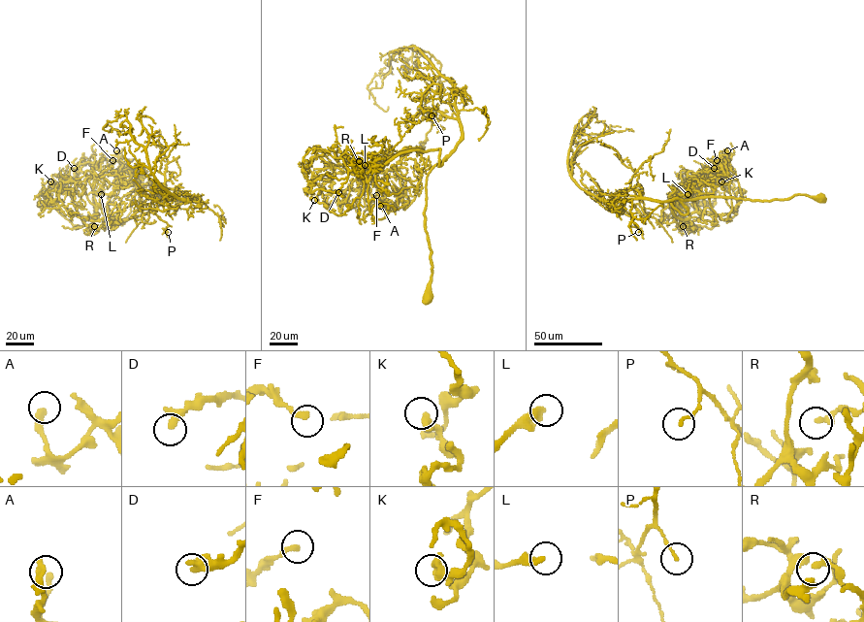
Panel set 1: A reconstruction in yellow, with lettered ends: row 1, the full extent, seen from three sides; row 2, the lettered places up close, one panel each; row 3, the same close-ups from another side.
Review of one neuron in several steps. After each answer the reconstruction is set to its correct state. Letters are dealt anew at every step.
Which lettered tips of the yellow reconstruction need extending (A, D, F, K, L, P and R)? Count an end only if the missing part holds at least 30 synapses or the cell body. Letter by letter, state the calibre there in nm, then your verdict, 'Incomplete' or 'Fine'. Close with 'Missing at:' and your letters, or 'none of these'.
A: Thickness 280 nm. Fine
D: Thickness 240 nm. Fine
F: Thickness 240 nm. Fine
K: Thickness 480 nm. Fine
L: Thickness 360 nm. Fine
P: Thickness 130 nm. Fine
R: Thickness 320 nm. Fine
Missing at: none of these

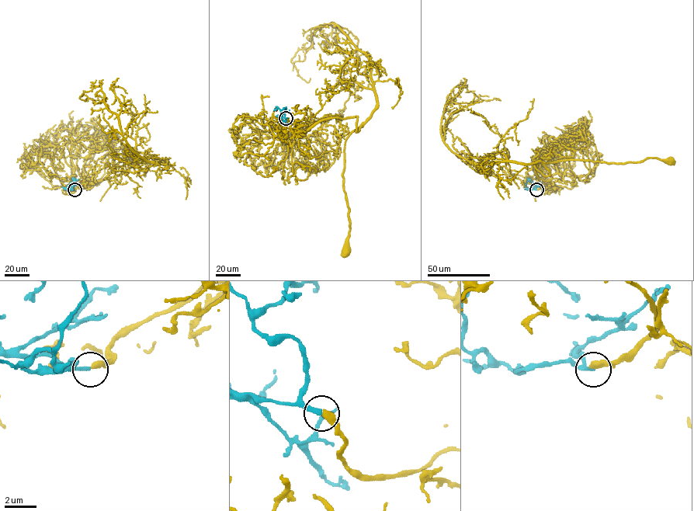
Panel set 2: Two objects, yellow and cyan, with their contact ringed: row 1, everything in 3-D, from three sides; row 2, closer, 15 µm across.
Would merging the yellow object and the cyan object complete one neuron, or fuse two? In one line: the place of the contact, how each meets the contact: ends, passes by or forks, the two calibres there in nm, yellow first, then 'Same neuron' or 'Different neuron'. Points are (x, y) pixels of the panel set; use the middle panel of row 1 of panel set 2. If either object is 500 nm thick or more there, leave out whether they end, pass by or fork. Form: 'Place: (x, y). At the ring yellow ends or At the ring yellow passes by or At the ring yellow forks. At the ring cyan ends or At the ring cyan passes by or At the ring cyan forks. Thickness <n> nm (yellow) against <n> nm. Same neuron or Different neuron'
Place: (286, 118). At the ring yellow ends. At the ring cyan ends. Thickness 440 nm (yellow) against 220 nm. Same neuron

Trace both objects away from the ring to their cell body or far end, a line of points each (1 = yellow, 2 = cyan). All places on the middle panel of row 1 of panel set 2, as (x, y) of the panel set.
1: (286, 118), (305, 120), (303, 133), (331, 118), (356, 116), (356, 131), (362, 125), (345, 142), (345, 252)
2: (286, 118), (284, 113), (280, 111), (283, 108), (286, 111), (281, 117)

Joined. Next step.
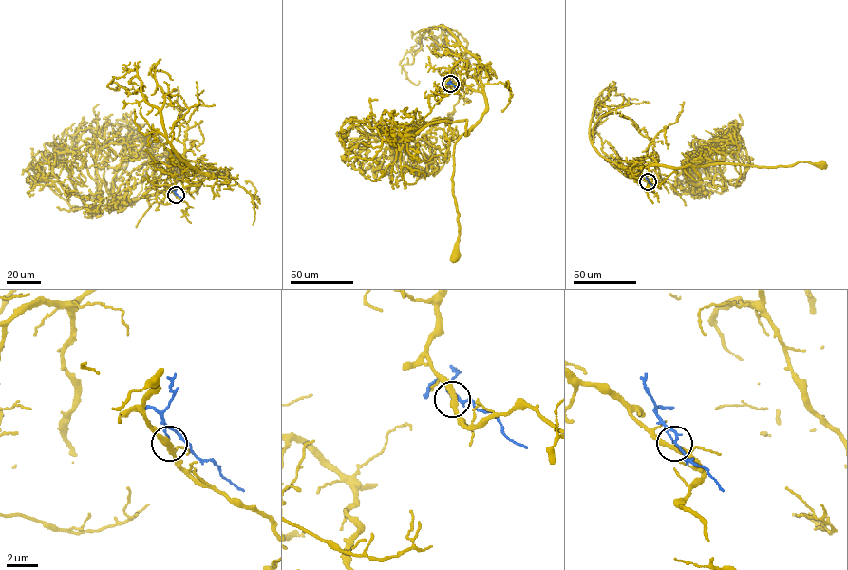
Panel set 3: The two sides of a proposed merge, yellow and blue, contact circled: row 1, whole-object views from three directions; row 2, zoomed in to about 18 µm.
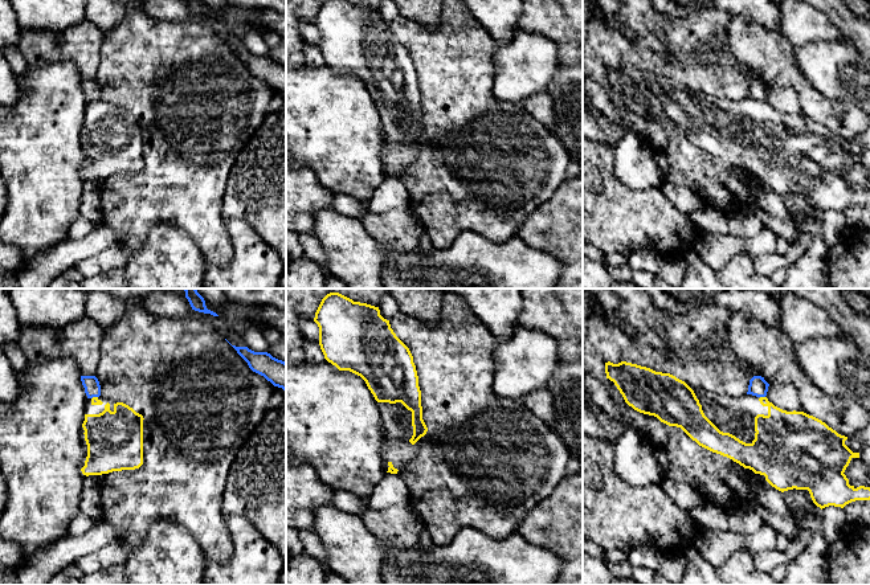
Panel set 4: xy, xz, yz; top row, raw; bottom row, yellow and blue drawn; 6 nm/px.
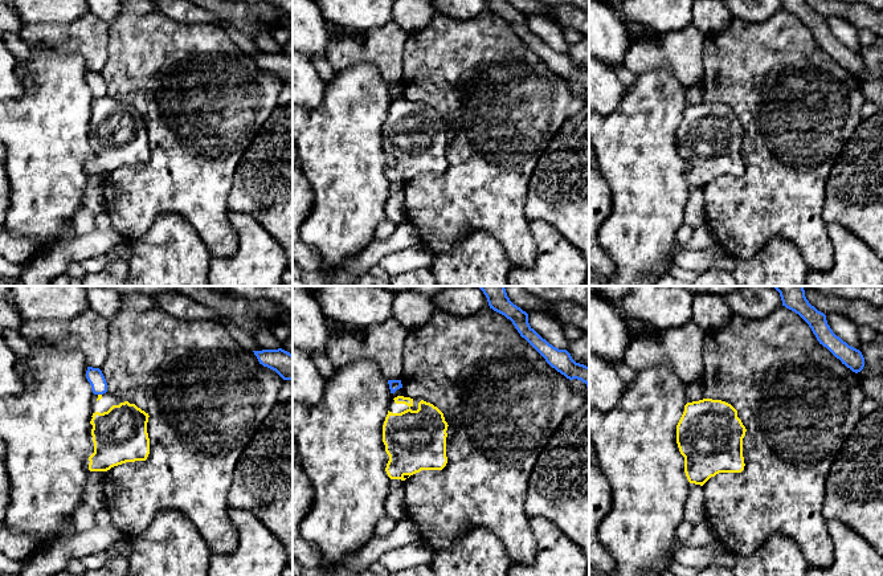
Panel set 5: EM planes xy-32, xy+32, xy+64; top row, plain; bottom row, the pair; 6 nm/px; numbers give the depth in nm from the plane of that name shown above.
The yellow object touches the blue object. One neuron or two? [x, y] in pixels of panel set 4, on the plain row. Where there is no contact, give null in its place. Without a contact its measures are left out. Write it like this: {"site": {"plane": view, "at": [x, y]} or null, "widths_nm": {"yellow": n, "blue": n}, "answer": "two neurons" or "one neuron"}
{"site": {"plane": "yz", "at": [763, 101]}, "widths_nm": {"yellow": 280, "blue": 120}, "answer": "two neurons"}

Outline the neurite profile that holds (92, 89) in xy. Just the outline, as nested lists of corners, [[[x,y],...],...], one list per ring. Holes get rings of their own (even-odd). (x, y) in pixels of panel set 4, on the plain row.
[[[81,79],[82,89],[87,102],[101,99],[101,89],[95,79]]]

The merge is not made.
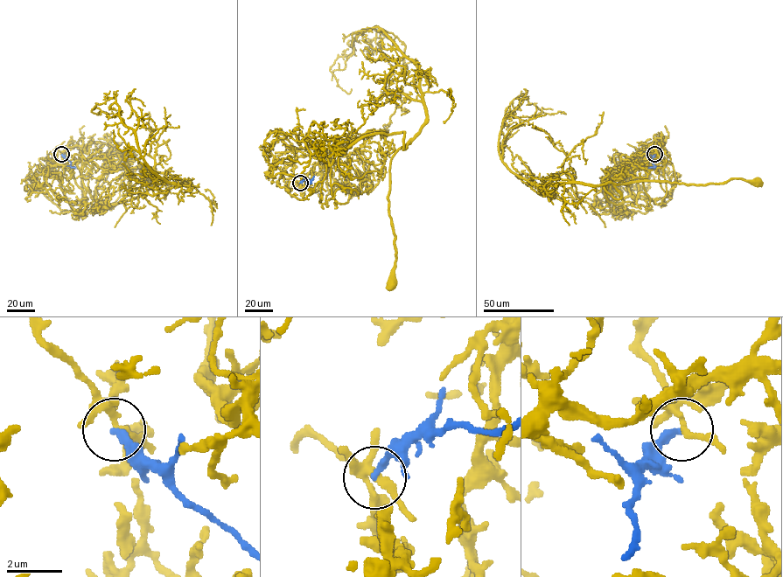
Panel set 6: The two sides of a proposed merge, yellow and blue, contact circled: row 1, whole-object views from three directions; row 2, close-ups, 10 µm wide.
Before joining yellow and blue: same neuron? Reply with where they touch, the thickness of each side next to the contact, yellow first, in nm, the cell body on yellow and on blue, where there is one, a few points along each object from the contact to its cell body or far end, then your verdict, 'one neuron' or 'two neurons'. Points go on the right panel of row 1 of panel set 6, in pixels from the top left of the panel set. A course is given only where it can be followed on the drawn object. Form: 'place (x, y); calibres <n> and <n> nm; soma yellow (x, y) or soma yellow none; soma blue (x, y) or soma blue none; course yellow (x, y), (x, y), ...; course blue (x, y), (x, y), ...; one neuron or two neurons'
place (654, 154); calibres 200 and 260 nm; soma yellow (757, 181); soma blue none; course yellow (655, 154), (667, 201), (625, 188), (637, 198), (605, 198), (604, 184), (619, 198), (614, 184), (757, 182); course blue (655, 155), (651, 162), (654, 166), (648, 168); two neurons

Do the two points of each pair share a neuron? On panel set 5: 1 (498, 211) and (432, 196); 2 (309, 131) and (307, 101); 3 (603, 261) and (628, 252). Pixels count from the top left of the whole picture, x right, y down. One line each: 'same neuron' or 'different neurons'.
1: same neuron
2: different neurons
3: different neurons

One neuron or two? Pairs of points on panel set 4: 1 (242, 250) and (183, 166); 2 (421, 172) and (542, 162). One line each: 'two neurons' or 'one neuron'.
1: two neurons
2: one neuron

